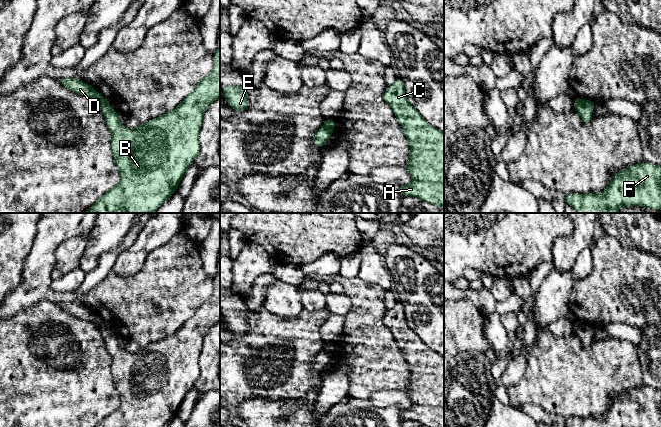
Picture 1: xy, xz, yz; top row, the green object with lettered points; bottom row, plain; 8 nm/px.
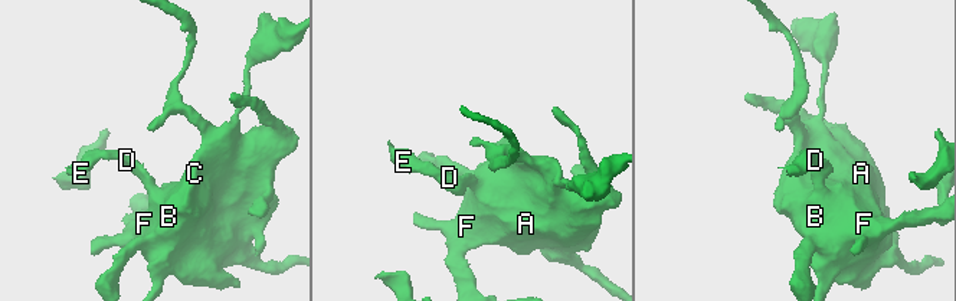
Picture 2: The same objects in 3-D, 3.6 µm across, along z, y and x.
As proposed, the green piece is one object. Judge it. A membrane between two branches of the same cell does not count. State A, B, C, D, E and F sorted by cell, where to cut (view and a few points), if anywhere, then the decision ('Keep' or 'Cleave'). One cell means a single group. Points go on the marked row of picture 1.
Groups: A B C D E F. No split. Keep

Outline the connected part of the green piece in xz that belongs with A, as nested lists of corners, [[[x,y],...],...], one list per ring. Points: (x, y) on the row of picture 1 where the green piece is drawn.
[[[397,77],[392,85],[387,86],[383,99],[393,109],[410,145],[409,161],[404,168],[411,175],[412,182],[401,185],[402,196],[415,196],[430,204],[444,207],[444,134],[430,125],[408,102],[401,78]]]

